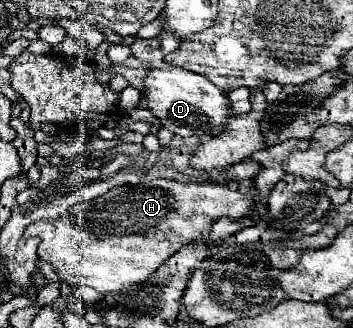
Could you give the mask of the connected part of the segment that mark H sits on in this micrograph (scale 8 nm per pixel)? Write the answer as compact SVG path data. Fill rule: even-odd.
M144 180L136 186L120 186L110 192L96 196L90 202L78 202L72 206L72 212L54 220L40 220L30 224L24 230L24 236L38 236L42 242L38 246L38 258L52 264L58 278L68 284L84 284L102 294L108 292L128 292L140 284L140 280L148 280L152 272L168 258L176 248L188 244L202 236L202 230L212 226L220 216L242 218L250 216L252 202L242 198L240 192L230 190L228 186L212 186L212 184L182 184L172 180Z

